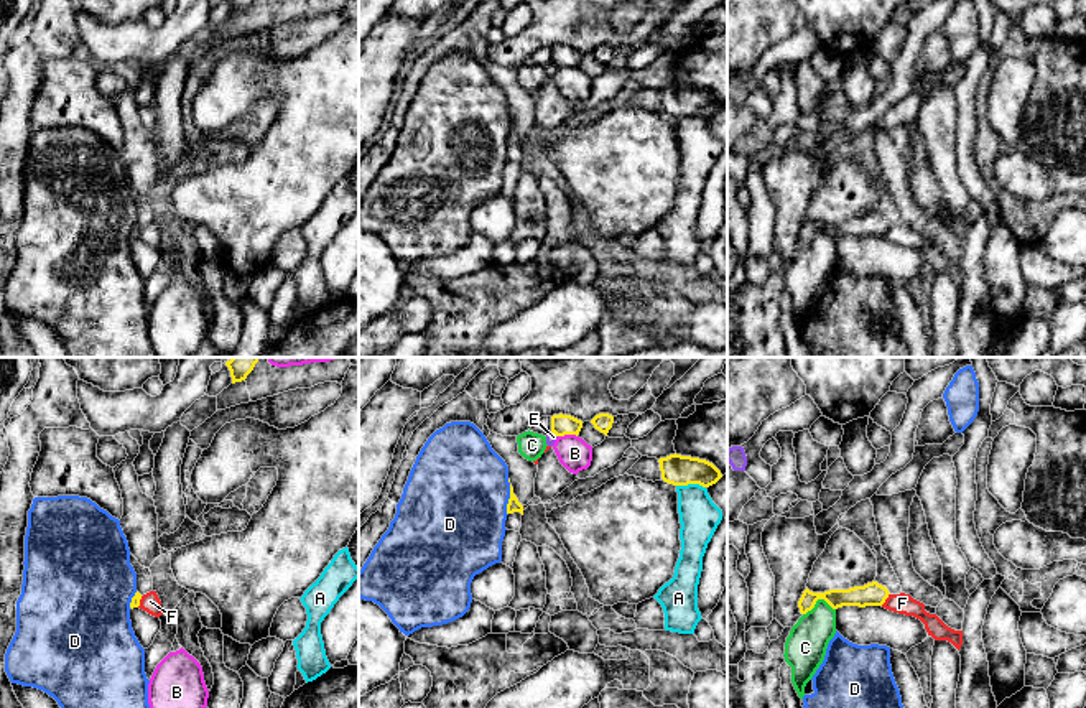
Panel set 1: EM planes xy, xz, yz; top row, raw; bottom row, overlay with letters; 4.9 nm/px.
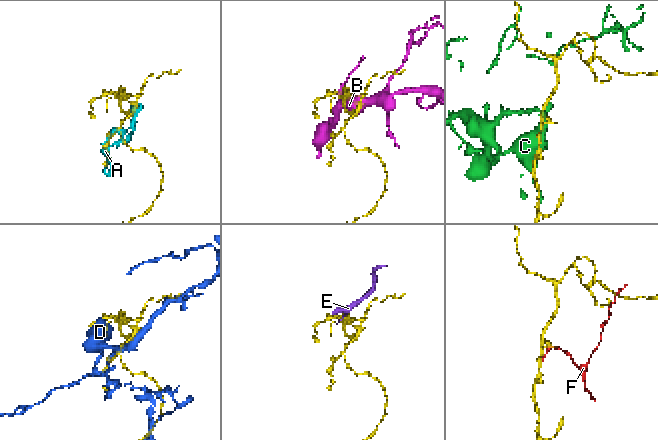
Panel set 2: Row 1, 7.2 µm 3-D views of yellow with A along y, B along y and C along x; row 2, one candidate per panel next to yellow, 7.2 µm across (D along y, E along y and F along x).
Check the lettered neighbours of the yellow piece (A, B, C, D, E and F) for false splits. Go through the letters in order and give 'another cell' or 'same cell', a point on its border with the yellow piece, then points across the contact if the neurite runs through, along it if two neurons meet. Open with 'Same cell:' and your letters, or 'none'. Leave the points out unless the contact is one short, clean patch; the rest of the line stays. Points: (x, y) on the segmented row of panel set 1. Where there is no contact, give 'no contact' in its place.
Same cell: none
A: another cell; contact xz (691, 483)
B: another cell; contact xz (566, 433)
C: another cell; contact yz (818, 598)
D: another cell; contact xz (510, 498)
E: another cell; contact xz (555, 433); border xz (552, 432), (556, 437)
F: another cell; contact yz (886, 598); border yz (889, 593), (881, 605)

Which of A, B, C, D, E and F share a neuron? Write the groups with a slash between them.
A / B / C / D / E F

